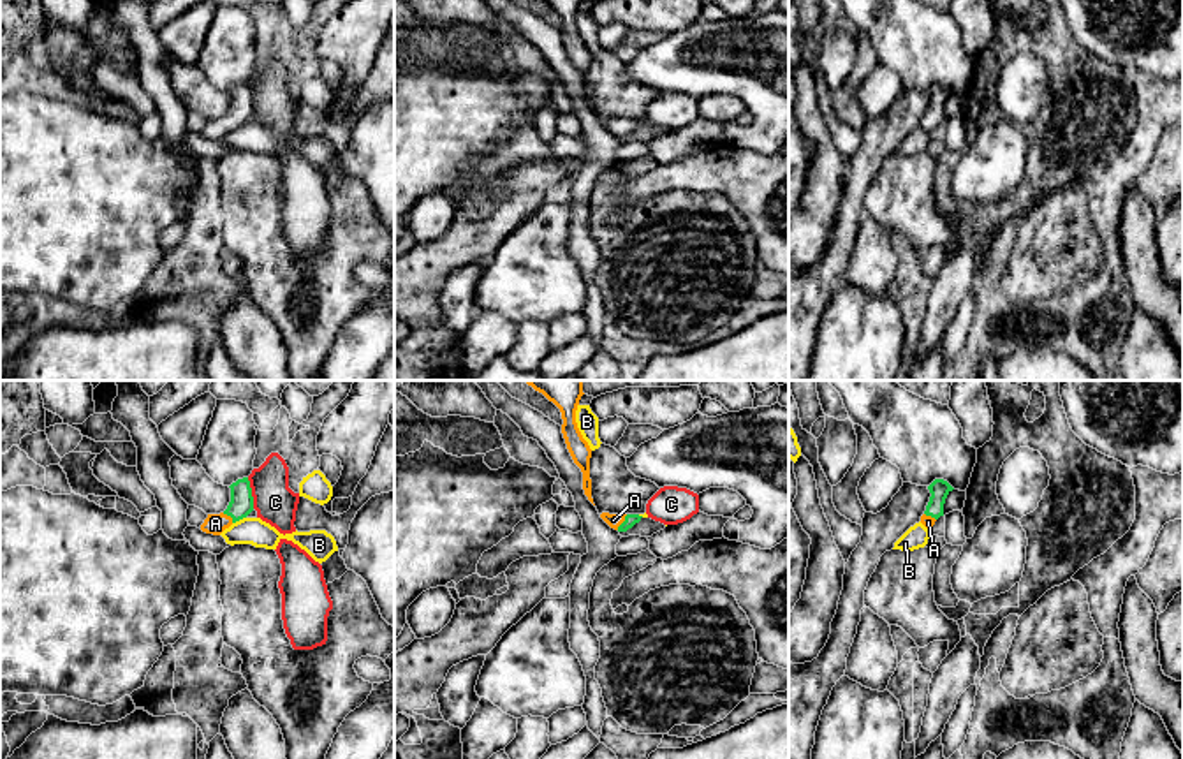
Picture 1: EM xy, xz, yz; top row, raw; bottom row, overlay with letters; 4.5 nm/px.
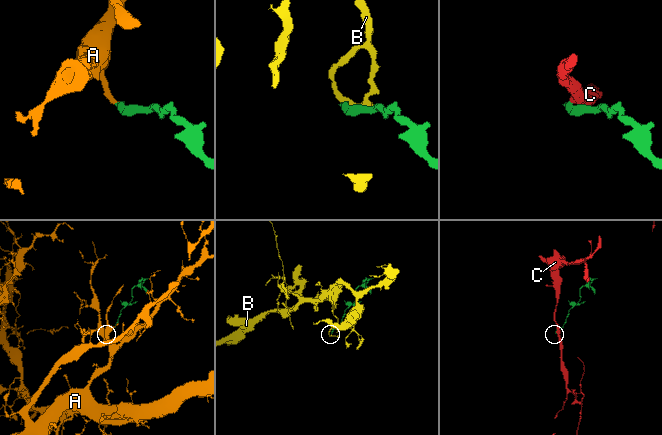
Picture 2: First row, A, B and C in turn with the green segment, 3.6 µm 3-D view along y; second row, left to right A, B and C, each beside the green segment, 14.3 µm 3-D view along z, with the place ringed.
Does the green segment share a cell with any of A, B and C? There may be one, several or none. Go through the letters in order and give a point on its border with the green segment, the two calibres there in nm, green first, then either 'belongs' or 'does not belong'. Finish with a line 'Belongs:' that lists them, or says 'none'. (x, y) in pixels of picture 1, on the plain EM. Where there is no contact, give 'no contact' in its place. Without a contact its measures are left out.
A: xz (624, 127) | 60/60 nm | belongs
B: xy (238, 125) | 110/130 nm | does not belong
C: xy (250, 99) | 110/190 nm | does not belong
Belongs: A

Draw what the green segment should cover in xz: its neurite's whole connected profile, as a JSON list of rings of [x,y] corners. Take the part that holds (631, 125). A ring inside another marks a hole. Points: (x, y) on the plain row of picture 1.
[[[602,118],[600,123],[614,136],[618,137],[627,137],[628,134],[632,134],[636,129],[641,127],[643,122],[639,120],[609,120],[609,118]]]

